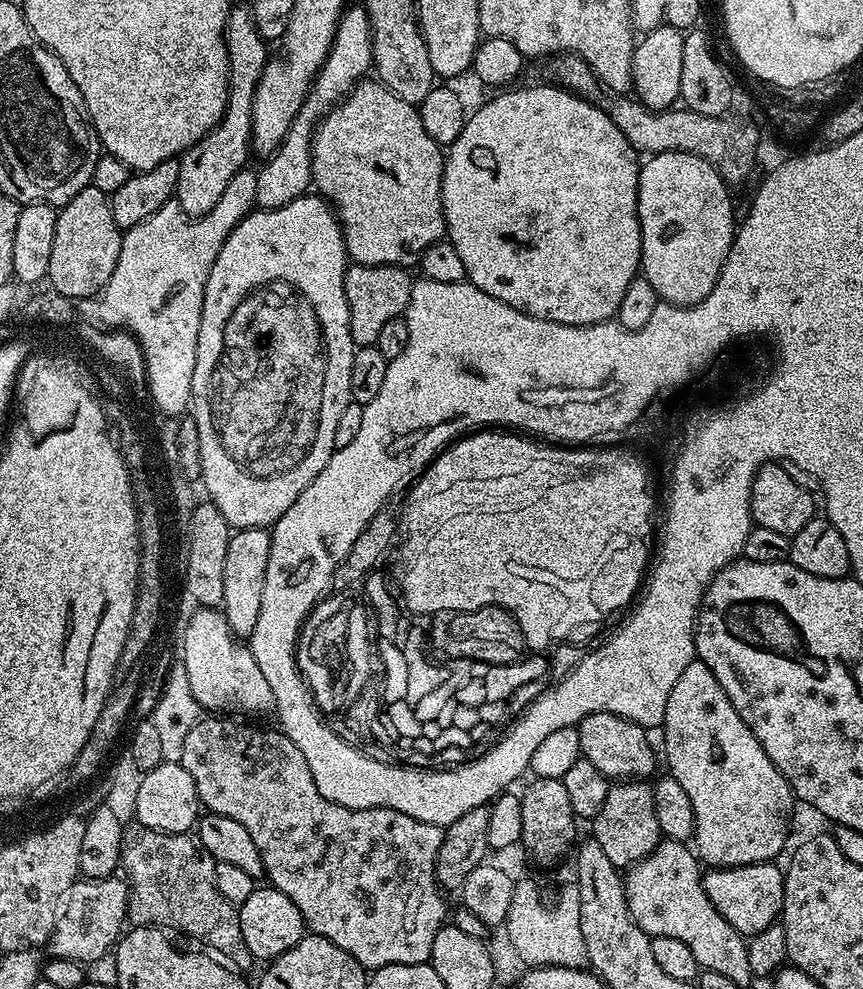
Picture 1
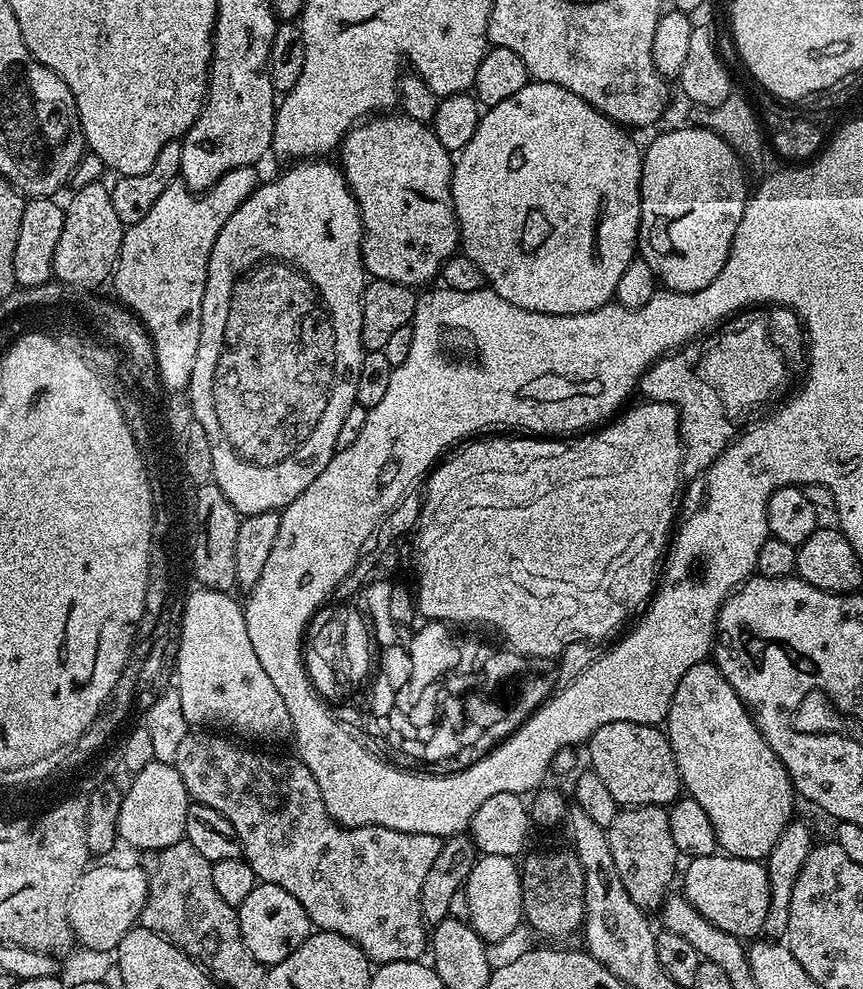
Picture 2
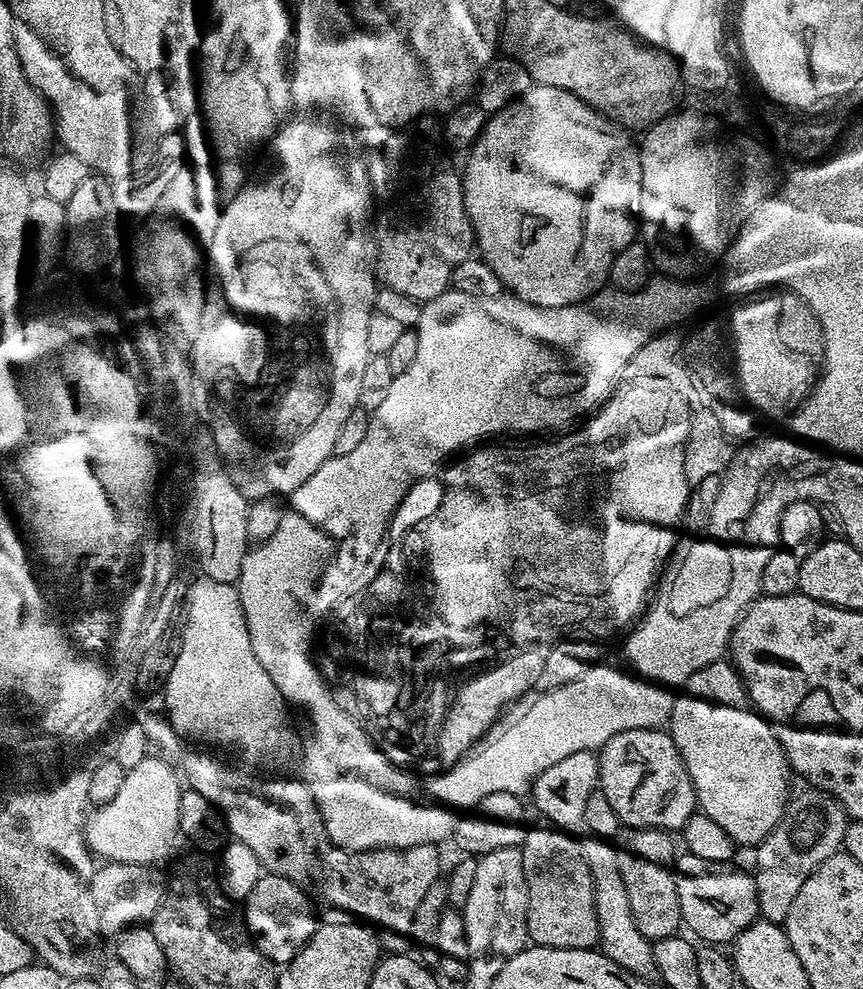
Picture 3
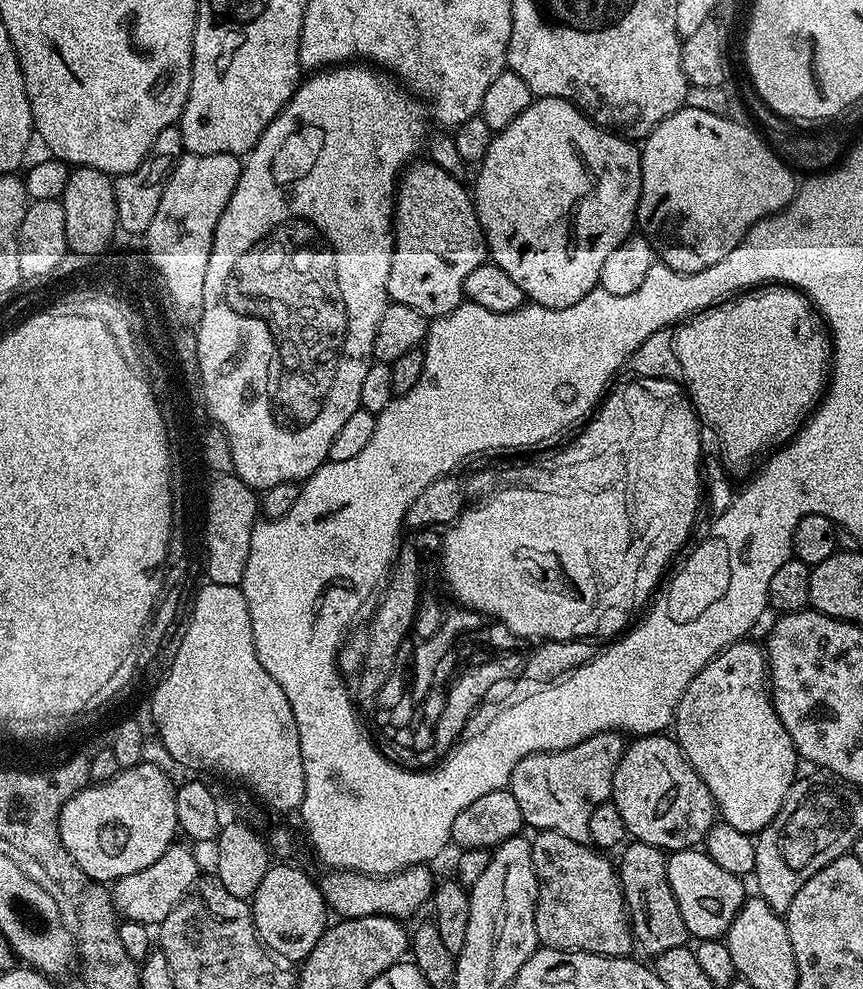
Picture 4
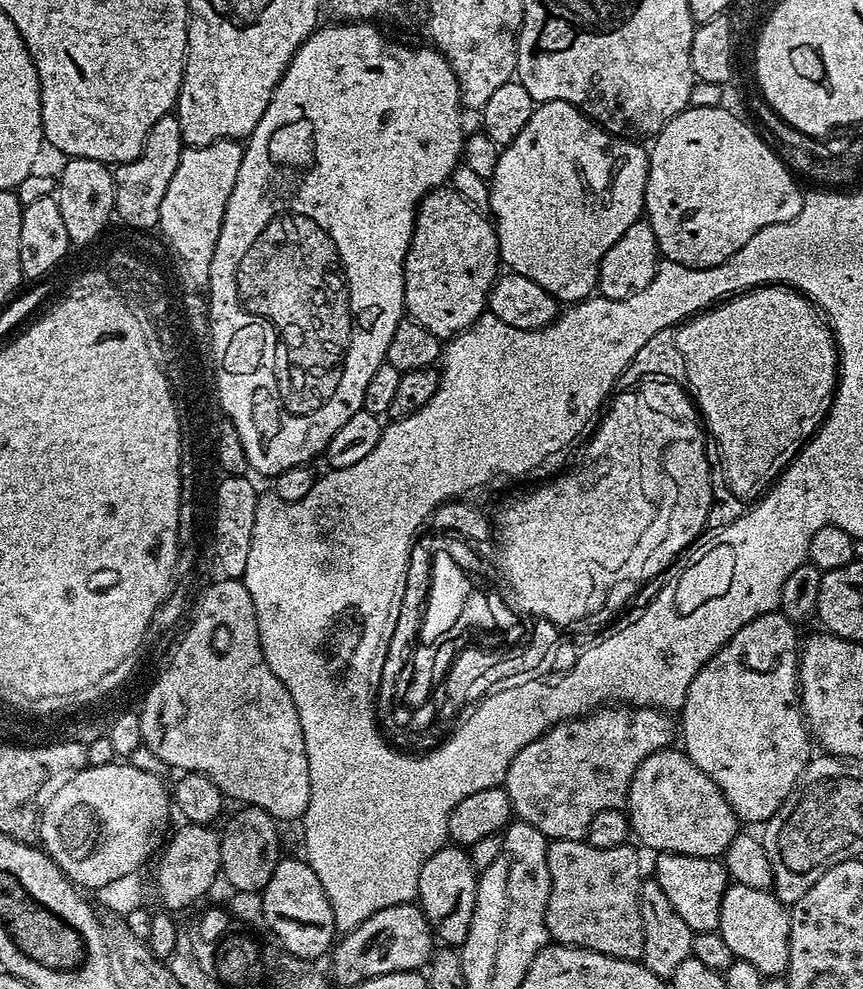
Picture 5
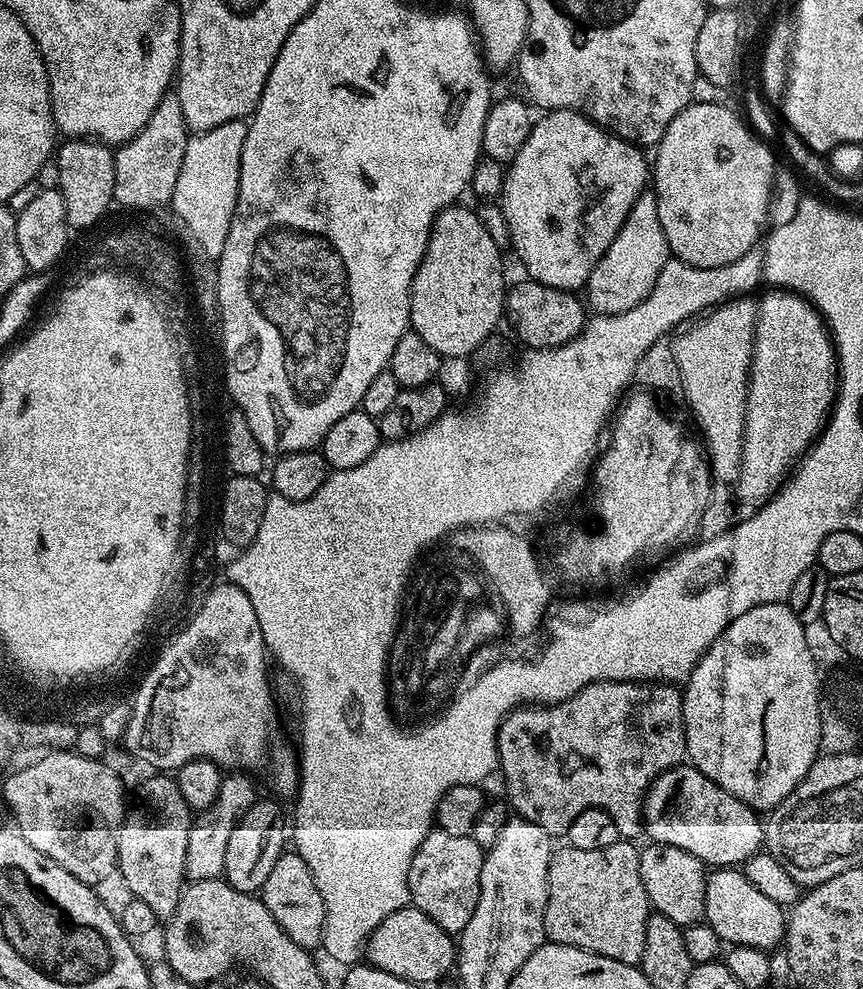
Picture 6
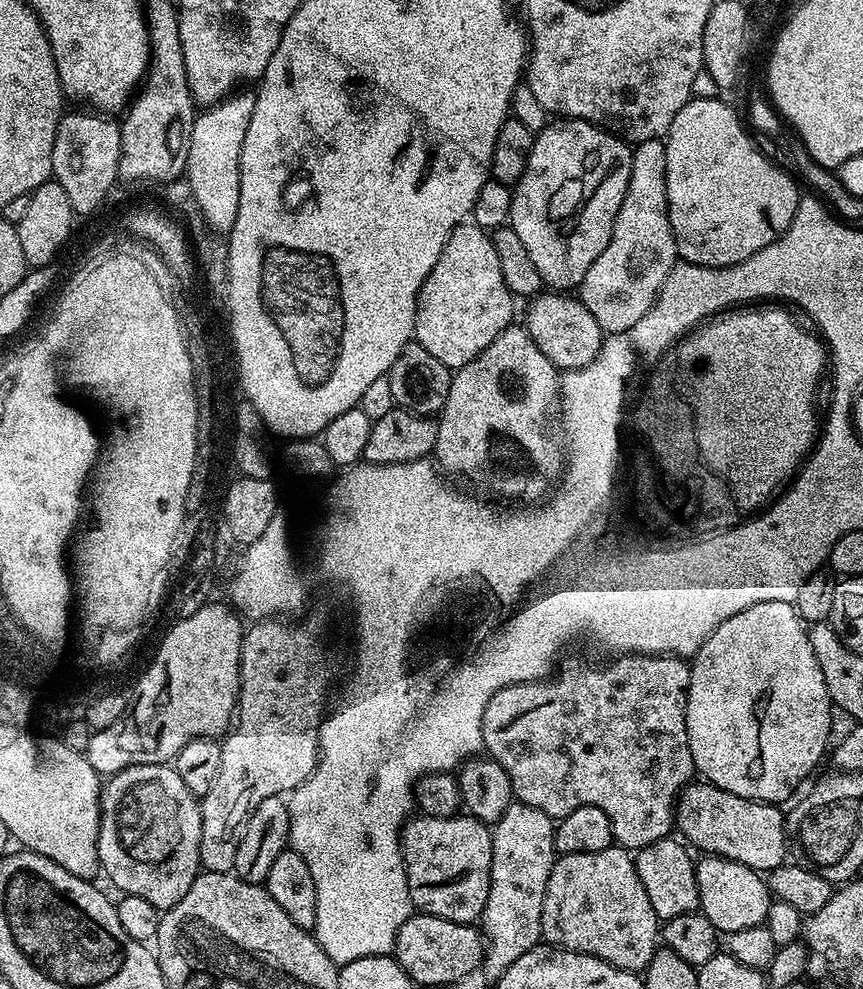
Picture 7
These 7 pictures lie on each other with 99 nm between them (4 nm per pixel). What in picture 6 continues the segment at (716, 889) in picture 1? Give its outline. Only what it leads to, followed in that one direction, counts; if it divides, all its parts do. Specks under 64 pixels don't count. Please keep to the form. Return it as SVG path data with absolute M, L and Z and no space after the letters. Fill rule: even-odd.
M645 843L640 848L642 886L646 886L649 905L659 915L670 918L670 922L687 926L704 920L706 906L706 882L709 869L694 854L678 850L678 846ZM646 845L646 846L645 846Z

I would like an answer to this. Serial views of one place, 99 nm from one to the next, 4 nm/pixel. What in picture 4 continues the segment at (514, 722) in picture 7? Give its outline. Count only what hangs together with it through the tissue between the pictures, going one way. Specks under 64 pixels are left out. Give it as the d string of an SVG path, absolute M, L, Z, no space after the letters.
M599 732L576 746L557 752L535 752L514 766L510 791L522 809L525 825L542 832L566 834L574 842L591 845L590 814L612 798L614 770L622 758L626 740L618 732Z

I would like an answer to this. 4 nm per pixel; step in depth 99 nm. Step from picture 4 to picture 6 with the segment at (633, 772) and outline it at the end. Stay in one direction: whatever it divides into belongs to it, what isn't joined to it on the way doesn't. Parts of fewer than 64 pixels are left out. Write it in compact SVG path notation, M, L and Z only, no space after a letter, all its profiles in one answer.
M691 766L671 768L652 781L644 796L644 832L651 843L678 846L678 850L694 854L706 866L740 866L764 848L764 824L756 809L746 806Z

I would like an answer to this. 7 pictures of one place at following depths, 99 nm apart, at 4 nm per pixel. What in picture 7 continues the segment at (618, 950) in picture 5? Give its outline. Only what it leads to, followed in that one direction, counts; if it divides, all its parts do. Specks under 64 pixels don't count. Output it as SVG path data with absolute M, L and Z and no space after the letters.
M613 846L594 854L557 855L550 870L550 882L546 882L546 898L542 898L540 935L549 945L564 948L567 952L581 952L615 968L643 973L656 953L662 936L662 924L654 914L654 906L650 906L642 878L638 878L633 853L629 849Z

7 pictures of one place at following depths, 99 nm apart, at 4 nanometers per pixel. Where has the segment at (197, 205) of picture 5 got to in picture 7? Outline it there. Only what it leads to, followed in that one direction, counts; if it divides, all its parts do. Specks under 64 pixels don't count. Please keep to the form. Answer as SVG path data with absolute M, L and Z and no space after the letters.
M237 90L231 96L223 99L218 104L205 107L197 115L194 126L190 130L190 150L188 163L192 167L192 185L196 189L200 207L205 207L208 219L215 228L231 228L234 218L238 218L238 194L240 193L240 159L242 158L242 142L246 142L246 129L250 127L250 117L254 115L255 91Z

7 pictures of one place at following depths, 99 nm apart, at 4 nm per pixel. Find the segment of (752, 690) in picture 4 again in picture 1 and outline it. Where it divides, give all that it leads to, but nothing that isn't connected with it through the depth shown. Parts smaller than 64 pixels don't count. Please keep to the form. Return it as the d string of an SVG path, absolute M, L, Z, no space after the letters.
M692 660L690 666L682 670L678 682L674 682L674 690L670 690L670 698L666 698L663 732L662 756L668 759L667 771L682 785L682 790L686 790L690 806L694 806L694 848L699 859L712 868L737 868L775 861L788 840L788 815L794 805L794 793L788 786L788 779L770 758L766 758L766 750L760 748L750 726L738 718L738 710L734 710L718 678L710 674L701 660Z

